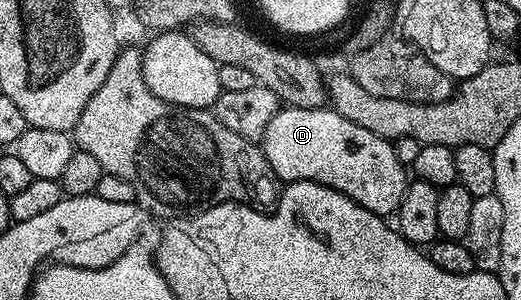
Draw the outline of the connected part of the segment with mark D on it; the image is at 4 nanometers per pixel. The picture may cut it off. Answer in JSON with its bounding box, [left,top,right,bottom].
[263,108,407,216]

